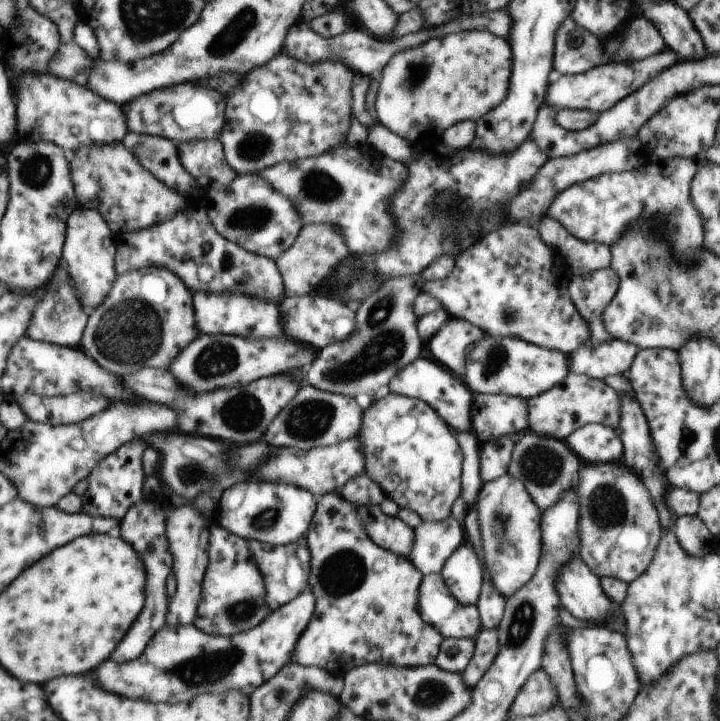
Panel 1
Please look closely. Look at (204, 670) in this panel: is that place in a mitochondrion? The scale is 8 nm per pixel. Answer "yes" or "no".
yes

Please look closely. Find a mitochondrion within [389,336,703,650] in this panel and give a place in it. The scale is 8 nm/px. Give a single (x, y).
(607, 509)

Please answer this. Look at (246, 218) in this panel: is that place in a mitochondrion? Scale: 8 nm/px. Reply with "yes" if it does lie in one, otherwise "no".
yes

